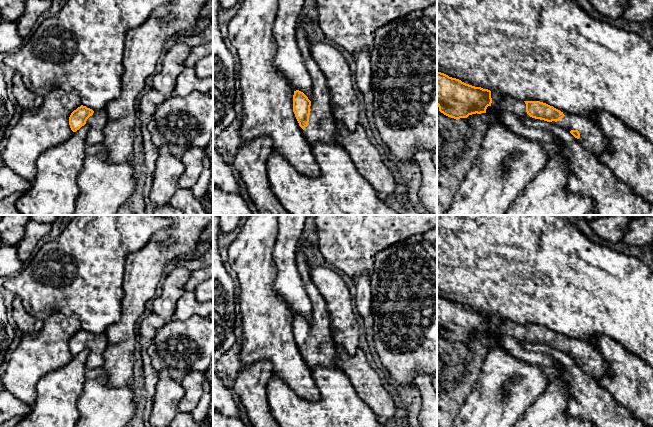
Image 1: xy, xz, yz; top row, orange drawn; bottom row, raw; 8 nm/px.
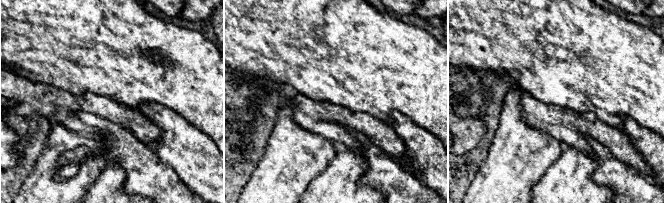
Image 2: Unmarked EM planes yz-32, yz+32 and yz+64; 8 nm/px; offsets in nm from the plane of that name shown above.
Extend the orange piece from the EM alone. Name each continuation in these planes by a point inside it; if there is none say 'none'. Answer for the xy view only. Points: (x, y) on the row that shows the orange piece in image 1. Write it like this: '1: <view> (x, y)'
1: xy (96, 123)

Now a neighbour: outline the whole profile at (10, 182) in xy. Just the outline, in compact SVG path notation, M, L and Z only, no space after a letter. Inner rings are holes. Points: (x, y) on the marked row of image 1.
M6 165L0 168L0 200L14 193L25 193L32 182L25 180Z

